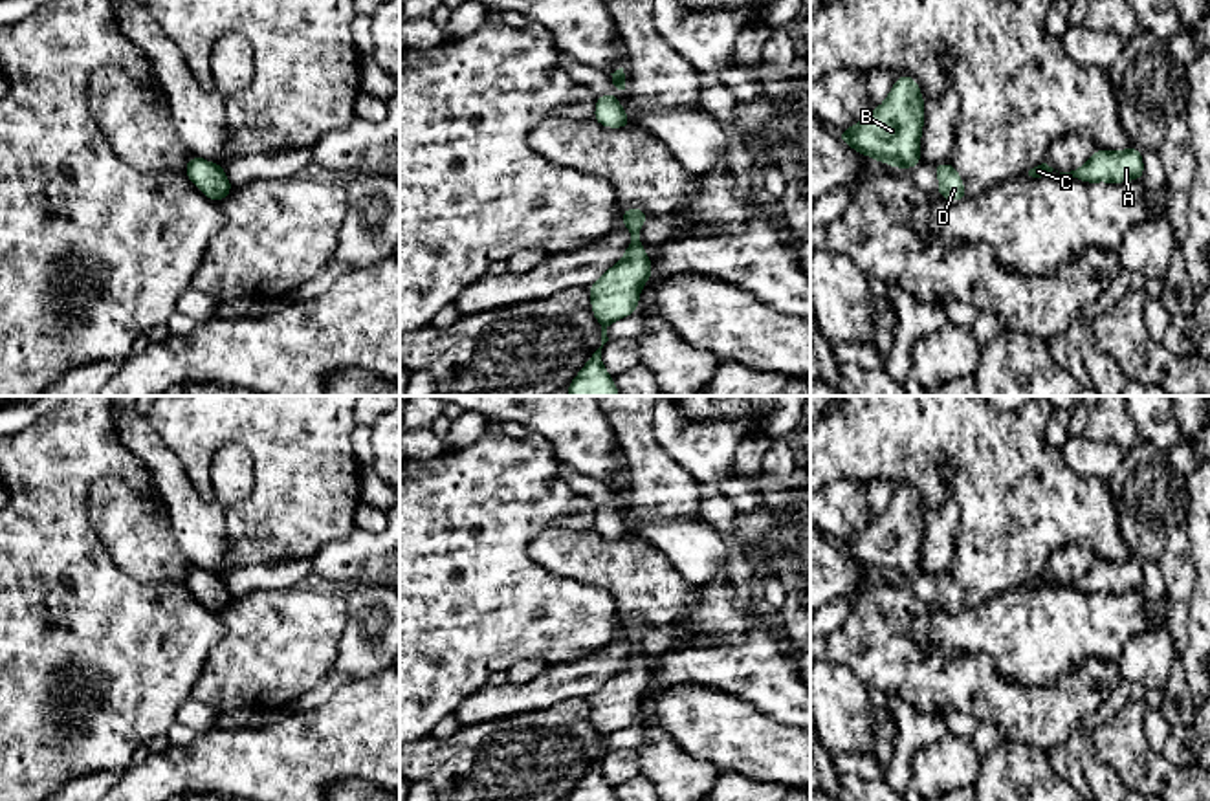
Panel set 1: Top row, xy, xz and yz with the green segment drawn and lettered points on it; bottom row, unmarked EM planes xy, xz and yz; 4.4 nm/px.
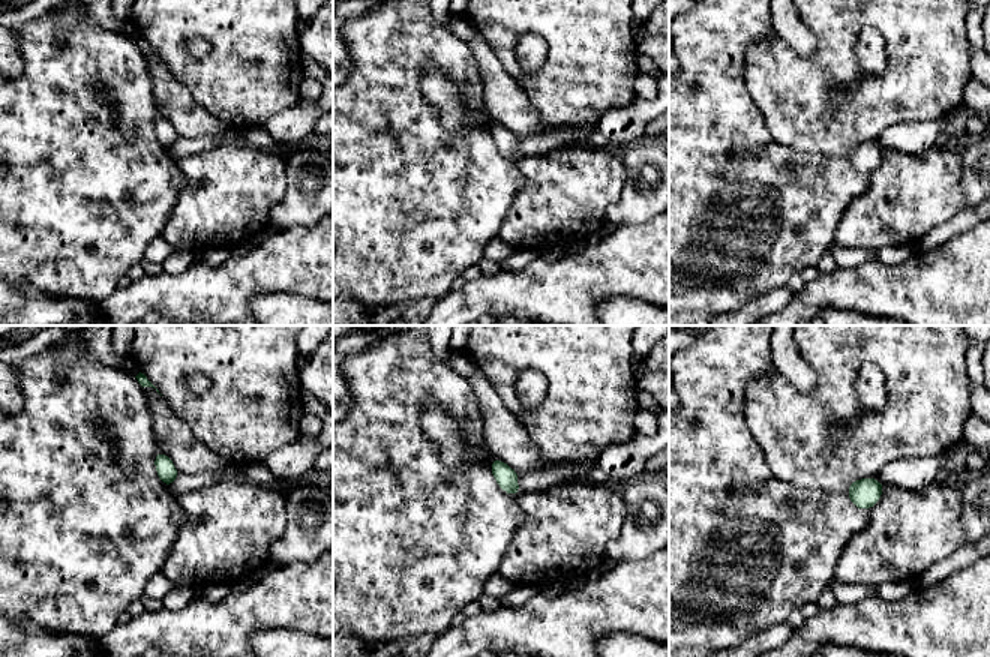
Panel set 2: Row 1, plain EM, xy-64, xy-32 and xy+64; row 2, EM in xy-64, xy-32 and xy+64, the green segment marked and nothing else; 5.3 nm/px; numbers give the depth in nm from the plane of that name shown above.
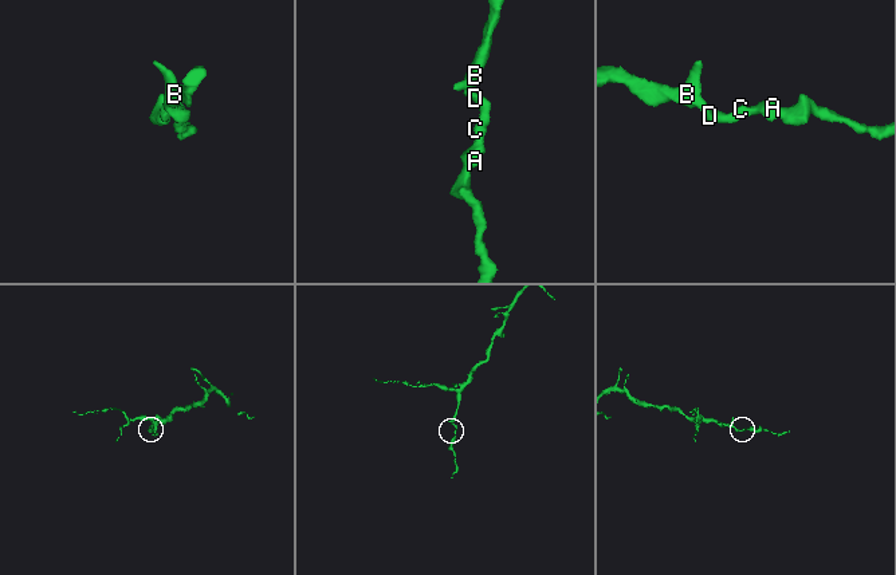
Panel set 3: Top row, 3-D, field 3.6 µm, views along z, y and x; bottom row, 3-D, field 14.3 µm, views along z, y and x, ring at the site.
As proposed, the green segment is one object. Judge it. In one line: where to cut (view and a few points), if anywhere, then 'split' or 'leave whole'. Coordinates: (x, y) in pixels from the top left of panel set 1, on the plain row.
no cut; leave whole

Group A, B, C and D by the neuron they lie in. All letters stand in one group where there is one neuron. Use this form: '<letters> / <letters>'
A B C D

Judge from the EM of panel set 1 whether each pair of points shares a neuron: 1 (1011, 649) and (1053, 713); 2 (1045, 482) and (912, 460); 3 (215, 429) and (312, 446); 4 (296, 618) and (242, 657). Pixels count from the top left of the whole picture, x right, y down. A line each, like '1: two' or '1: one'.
1: two
2: one
3: one
4: one

